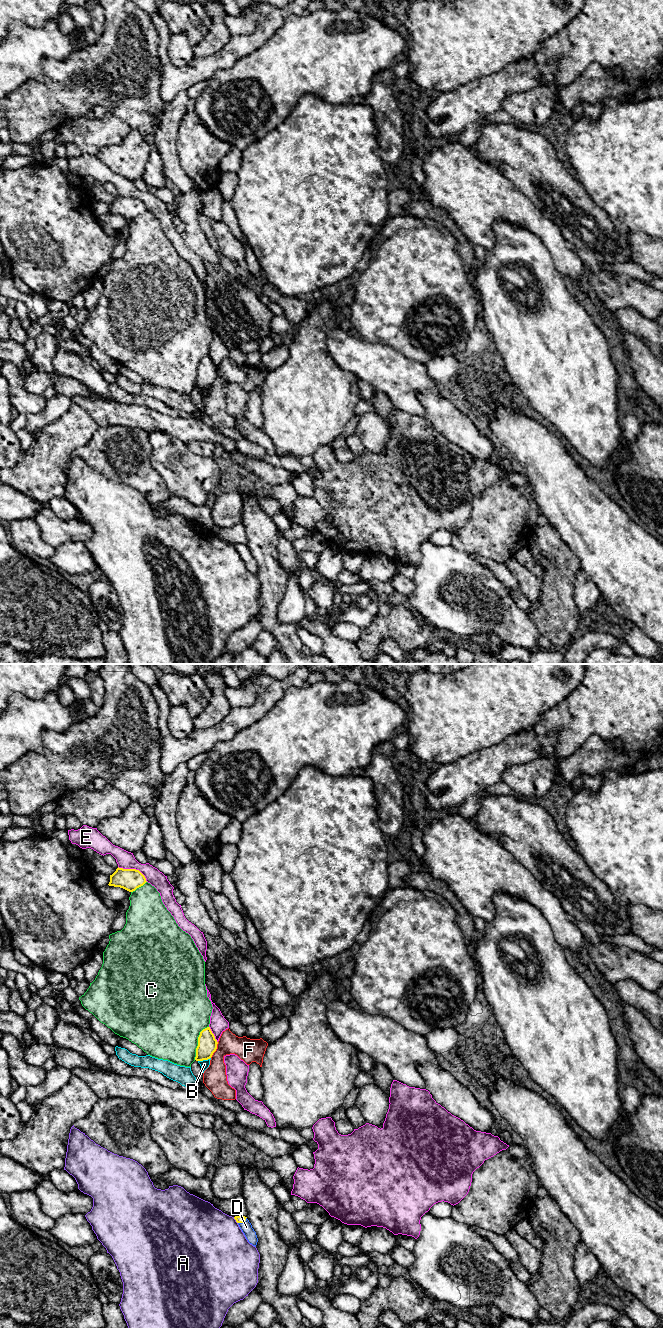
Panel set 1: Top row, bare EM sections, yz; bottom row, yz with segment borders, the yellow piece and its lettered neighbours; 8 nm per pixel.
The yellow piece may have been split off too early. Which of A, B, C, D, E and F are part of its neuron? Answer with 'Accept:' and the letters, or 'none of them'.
Accept: D

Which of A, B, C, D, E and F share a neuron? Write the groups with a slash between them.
A / B / C / D / E / F

